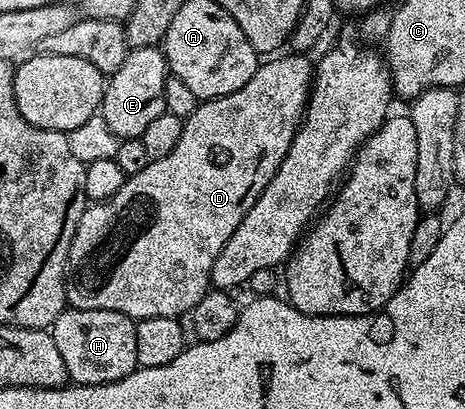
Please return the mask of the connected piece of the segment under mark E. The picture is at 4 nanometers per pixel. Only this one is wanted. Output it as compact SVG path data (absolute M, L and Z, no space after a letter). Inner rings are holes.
M158 46L130 48L119 68L109 73L106 93L102 96L100 117L118 140L141 138L149 123L155 118L160 118L160 114L166 111L164 86L167 75L166 54Z

